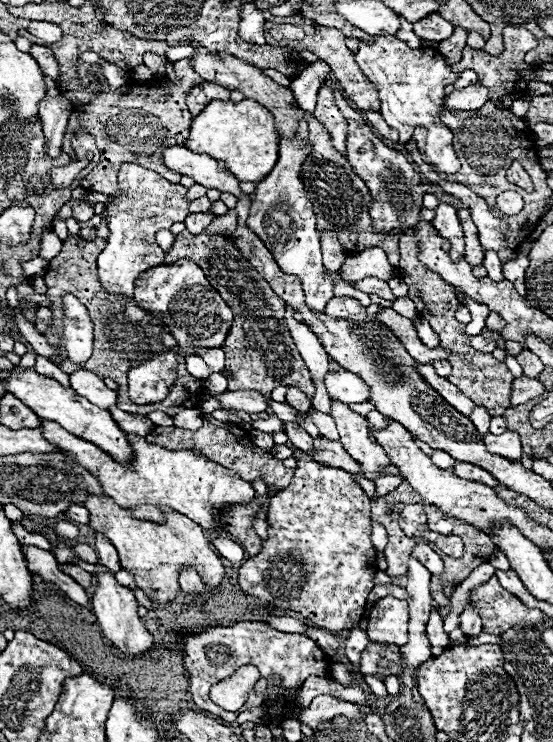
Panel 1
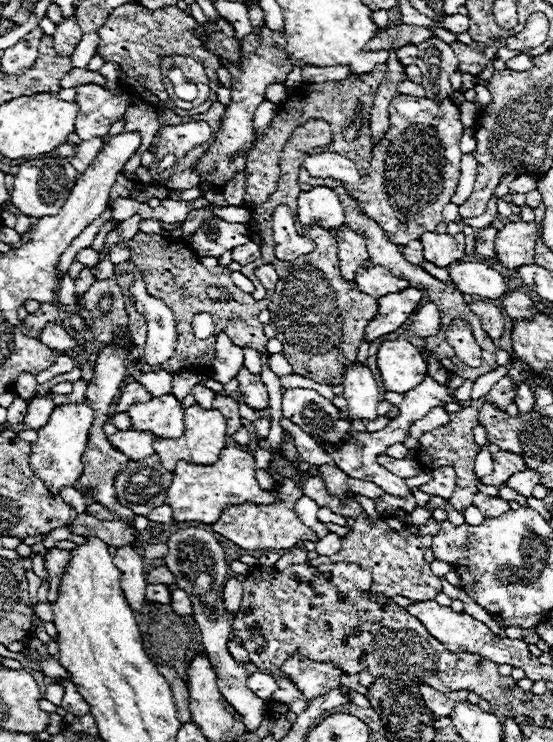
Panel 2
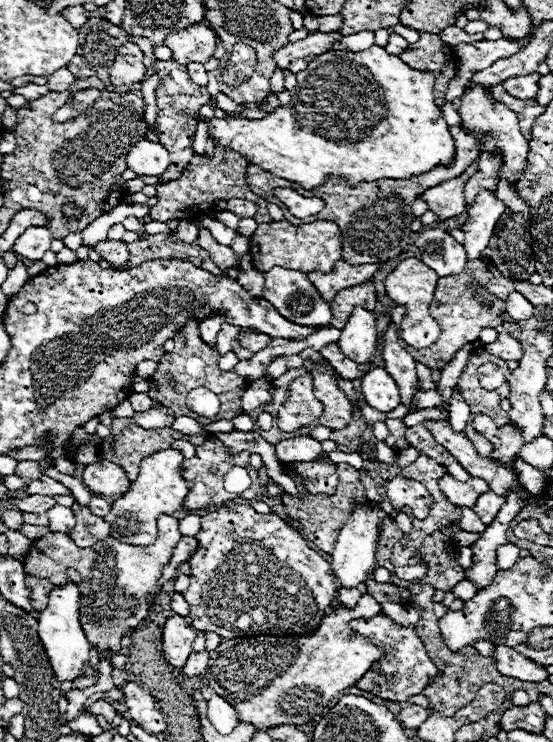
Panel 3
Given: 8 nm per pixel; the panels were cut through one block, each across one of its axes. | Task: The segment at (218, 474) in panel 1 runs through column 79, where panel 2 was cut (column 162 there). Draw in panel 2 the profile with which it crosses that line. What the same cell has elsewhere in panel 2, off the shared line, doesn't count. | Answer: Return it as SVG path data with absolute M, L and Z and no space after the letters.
M194 404L184 410L184 420L186 420L186 426L184 426L184 434L180 438L174 438L174 440L156 438L154 440L154 450L160 456L162 466L166 470L174 470L178 460L188 460L194 464L214 464L220 458L220 452L226 448L226 442L228 442L224 416L214 408L206 410L200 404Z

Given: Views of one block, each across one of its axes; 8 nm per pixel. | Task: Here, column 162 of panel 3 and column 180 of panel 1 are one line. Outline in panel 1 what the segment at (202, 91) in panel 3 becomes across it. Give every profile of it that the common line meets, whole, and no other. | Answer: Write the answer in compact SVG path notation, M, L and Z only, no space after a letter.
M187 58L175 62L173 66L178 81L173 83L168 78L160 78L160 80L154 78L151 84L150 81L146 83L146 88L144 88L146 92L144 92L144 98L142 98L142 84L134 82L134 84L128 84L128 88L126 88L126 84L120 86L120 88L110 88L106 84L106 78L104 78L98 64L85 63L80 59L77 61L76 67L81 86L88 86L90 72L92 71L92 73L100 76L100 82L104 84L104 92L98 98L94 98L94 102L90 102L86 106L80 106L72 112L72 118L68 122L66 135L62 143L63 151L68 152L68 156L70 156L70 164L60 166L60 168L52 168L52 172L50 172L52 188L68 188L72 184L72 180L76 178L76 174L92 160L93 155L91 152L88 152L84 158L79 159L76 158L76 154L71 148L69 135L73 134L79 127L86 128L96 138L98 152L100 152L100 160L98 160L96 168L86 178L80 180L80 186L84 190L102 192L102 194L108 194L108 196L116 194L118 192L116 176L118 176L120 164L124 164L124 162L134 162L134 164L140 164L148 170L154 170L172 184L180 182L182 174L170 170L164 164L164 150L170 148L170 146L186 146L192 116L188 112L184 98L188 94L188 88L202 84L203 79L197 72L194 72Z

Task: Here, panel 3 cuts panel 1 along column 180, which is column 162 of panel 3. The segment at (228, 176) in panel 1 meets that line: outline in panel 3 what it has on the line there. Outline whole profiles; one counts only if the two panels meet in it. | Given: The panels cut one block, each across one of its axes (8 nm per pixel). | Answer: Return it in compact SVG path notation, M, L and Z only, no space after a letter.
M142 138L128 152L126 164L132 172L136 172L136 176L160 176L170 164L168 150L162 144L154 144L148 138Z

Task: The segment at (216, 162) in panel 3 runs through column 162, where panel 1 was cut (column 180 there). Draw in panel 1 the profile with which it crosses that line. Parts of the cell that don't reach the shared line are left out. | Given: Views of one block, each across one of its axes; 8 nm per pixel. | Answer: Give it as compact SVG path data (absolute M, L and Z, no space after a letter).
M130 162L122 164L120 168L118 188L120 192L110 196L110 202L106 202L104 214L110 236L106 240L106 248L98 254L98 274L106 292L132 296L136 278L142 272L164 264L164 252L156 244L156 232L168 230L176 222L184 222L184 218L190 214L190 200L186 200L188 188L172 184L160 174Z

